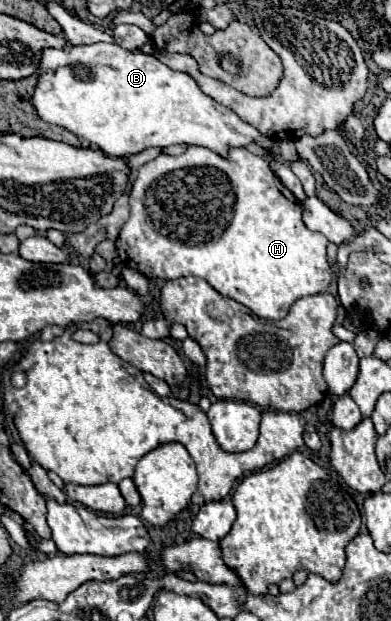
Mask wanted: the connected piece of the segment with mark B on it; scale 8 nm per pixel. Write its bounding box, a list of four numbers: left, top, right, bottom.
[33,42,275,158]

